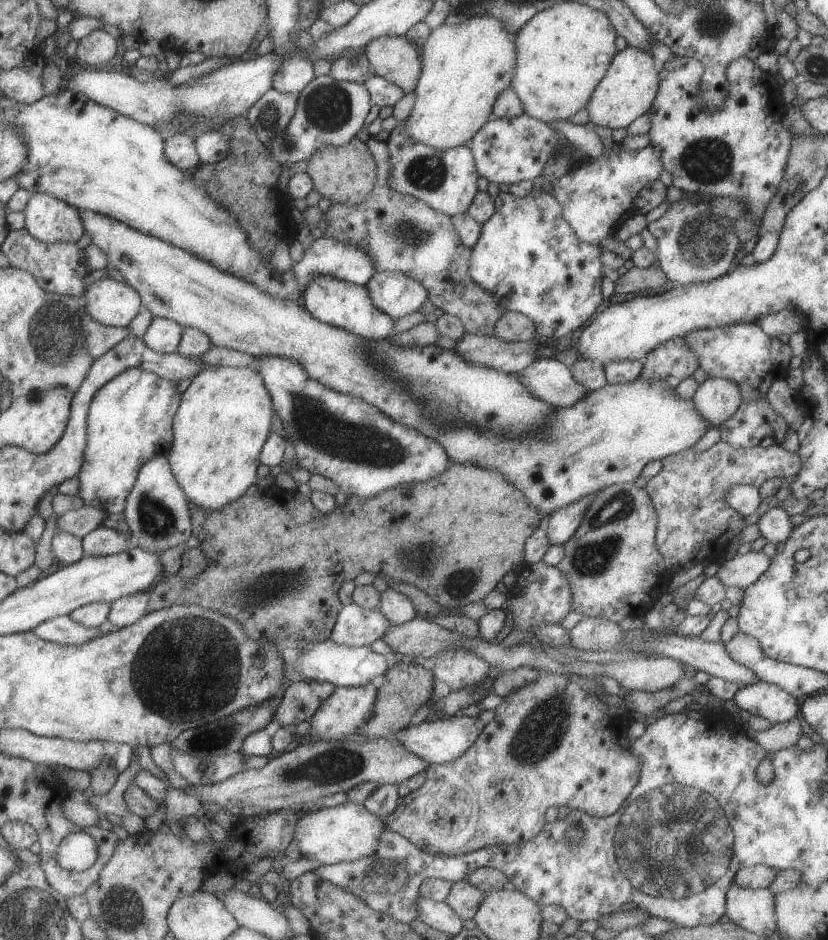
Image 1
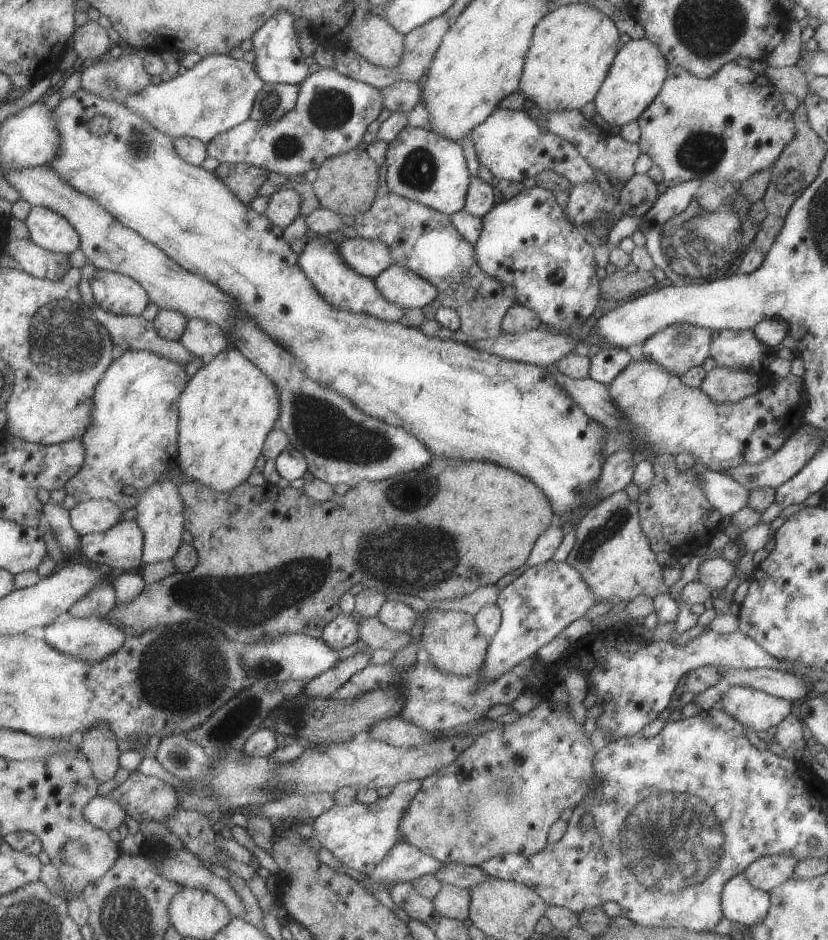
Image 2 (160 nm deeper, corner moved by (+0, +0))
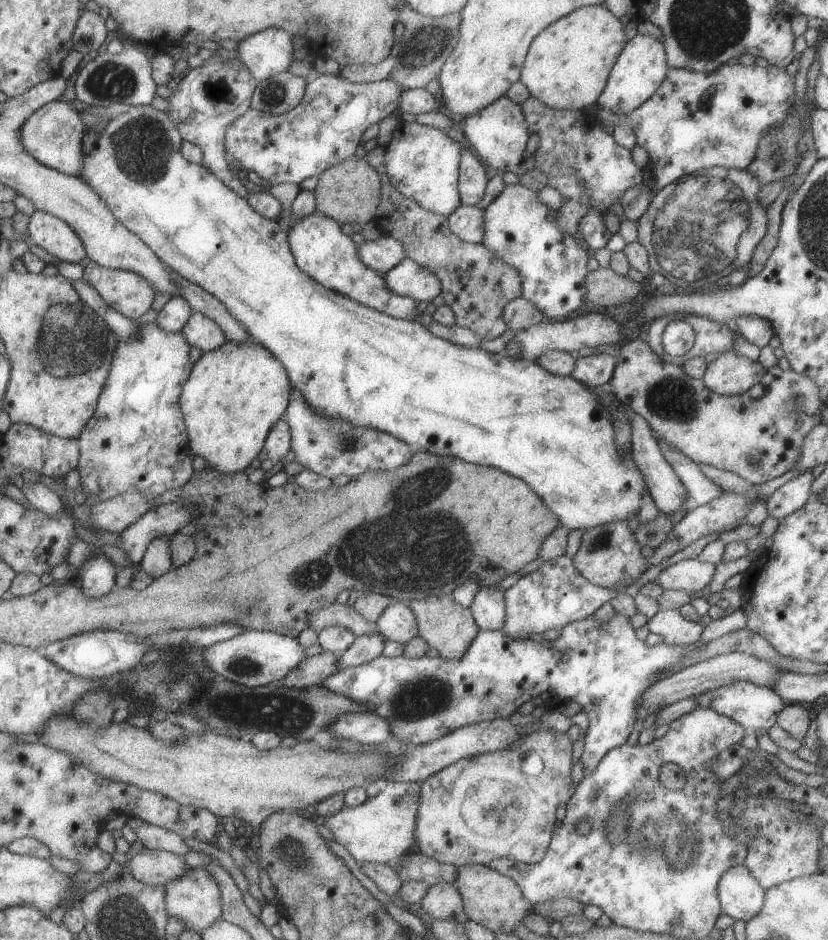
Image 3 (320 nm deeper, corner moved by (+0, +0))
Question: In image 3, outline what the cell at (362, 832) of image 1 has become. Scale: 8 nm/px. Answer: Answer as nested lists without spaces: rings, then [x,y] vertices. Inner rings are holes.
[[[385,781],[379,792],[366,798],[358,807],[345,807],[339,814],[321,820],[333,832],[333,838],[339,842],[355,858],[358,864],[366,862],[395,862],[403,854],[413,851],[415,846],[416,814],[421,800],[421,787],[416,783],[403,781]]]

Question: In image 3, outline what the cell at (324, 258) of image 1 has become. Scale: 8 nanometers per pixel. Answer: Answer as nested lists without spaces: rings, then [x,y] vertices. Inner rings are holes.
[[[381,234],[378,240],[363,242],[359,250],[362,262],[384,276],[406,256],[403,245],[387,234]]]

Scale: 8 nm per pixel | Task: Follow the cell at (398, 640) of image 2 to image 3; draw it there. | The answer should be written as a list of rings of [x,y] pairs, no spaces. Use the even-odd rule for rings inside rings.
[[[333,603],[311,613],[308,626],[317,634],[334,626],[351,629],[357,636],[377,633],[376,626],[367,622],[354,606],[340,603]]]

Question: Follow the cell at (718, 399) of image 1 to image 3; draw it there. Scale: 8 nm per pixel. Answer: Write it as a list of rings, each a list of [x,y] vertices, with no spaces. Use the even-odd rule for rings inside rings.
[[[731,350],[717,355],[715,360],[706,364],[701,379],[713,393],[738,395],[759,382],[763,369],[764,366],[758,360],[739,356]]]

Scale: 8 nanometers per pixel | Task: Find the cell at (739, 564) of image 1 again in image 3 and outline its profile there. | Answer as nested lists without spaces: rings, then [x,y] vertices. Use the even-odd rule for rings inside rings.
[[[685,559],[665,567],[655,578],[662,590],[685,591],[699,595],[701,588],[709,583],[715,565]]]

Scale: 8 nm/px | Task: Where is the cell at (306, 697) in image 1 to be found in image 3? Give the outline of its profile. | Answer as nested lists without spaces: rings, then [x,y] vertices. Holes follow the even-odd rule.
[[[379,632],[358,636],[351,648],[340,654],[340,670],[371,662],[382,654],[384,642],[385,638]]]

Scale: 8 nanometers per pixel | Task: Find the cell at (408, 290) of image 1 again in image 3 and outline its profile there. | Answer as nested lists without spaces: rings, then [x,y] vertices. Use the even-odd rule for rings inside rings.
[[[407,256],[386,272],[384,281],[395,294],[415,301],[429,303],[441,292],[437,276]]]

